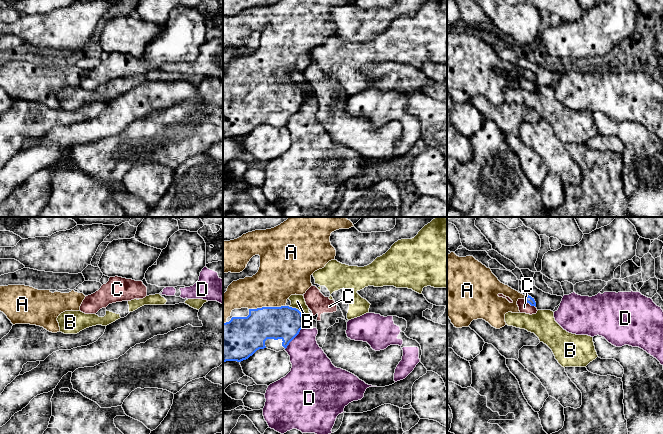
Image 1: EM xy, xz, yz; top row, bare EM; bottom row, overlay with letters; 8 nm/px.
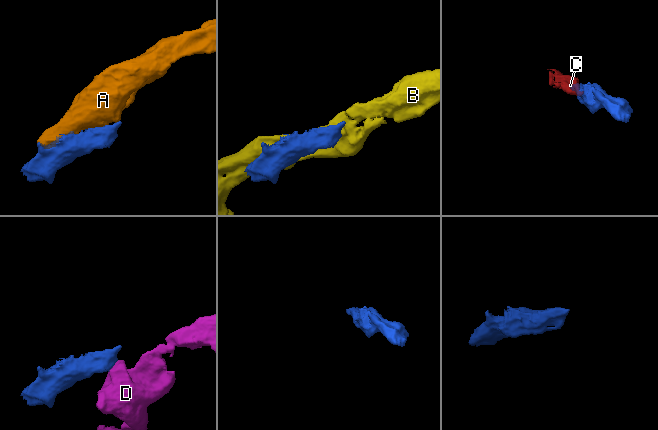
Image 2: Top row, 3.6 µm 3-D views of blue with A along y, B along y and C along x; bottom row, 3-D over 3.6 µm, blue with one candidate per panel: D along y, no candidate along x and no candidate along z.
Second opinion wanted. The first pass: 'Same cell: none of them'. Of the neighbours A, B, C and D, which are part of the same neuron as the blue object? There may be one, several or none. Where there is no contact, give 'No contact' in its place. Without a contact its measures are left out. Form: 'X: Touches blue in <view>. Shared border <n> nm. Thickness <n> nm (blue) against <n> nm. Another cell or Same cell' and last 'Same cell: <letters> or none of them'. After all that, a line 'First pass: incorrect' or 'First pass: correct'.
A: Touches blue in xz. Shared border 300 nm. Thickness 280 nm (blue) against 340 nm. Same cell
B: Touches blue in xz. Shared border 160 nm. Thickness 260 nm (blue) against 110 nm. Another cell
C: Touches blue in yz. Shared border 120 nm. Thickness 60 nm (blue) against 90 nm. Another cell
D: Touches blue in xz. Shared border 240 nm. Thickness 260 nm (blue) against 280 nm. Another cell
Same cell: A
First pass: incorrect

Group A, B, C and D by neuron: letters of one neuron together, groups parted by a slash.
A / B / C / D

